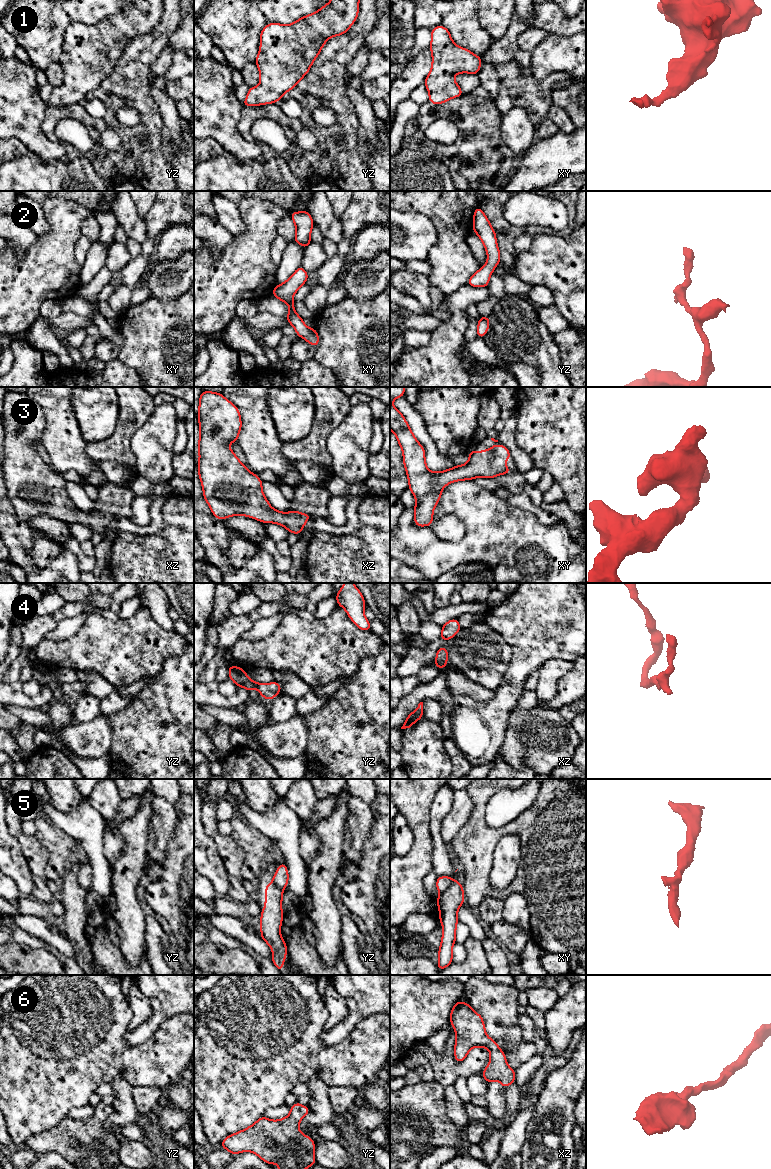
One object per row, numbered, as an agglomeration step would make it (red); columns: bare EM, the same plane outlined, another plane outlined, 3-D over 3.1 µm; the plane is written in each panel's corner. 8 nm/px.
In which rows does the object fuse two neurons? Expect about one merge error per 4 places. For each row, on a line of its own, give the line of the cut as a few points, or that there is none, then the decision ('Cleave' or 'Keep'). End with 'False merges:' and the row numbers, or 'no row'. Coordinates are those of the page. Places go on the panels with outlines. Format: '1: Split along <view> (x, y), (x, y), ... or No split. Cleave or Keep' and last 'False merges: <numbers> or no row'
1: No split. Keep
2: No split. Keep
3: No split. Keep
4: No split. Keep
5: Split along xy (453, 880), (441, 893). Cleave
6: No split. Keep
False merges: 5

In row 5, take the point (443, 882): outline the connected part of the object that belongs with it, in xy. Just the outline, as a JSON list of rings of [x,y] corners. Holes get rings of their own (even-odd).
[[[448,876],[437,877],[436,888],[442,893],[444,892],[452,883],[453,879]]]

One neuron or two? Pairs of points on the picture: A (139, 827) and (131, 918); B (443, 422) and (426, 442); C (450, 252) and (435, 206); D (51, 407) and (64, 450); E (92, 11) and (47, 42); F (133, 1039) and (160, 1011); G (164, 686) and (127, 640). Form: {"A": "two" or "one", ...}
{"A": "one", "B": "two", "C": "one", "D": "one", "E": "one", "F": "one", "G": "two"}

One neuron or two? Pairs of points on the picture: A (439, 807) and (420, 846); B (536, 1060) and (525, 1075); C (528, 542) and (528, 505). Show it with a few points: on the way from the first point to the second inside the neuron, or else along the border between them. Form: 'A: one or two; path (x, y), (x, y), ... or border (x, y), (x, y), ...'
A: two; border (430, 806), (429, 833), (433, 852)
B: one; path (533, 1064), (526, 1071)
C: two; border (506, 502), (530, 511), (534, 515)

